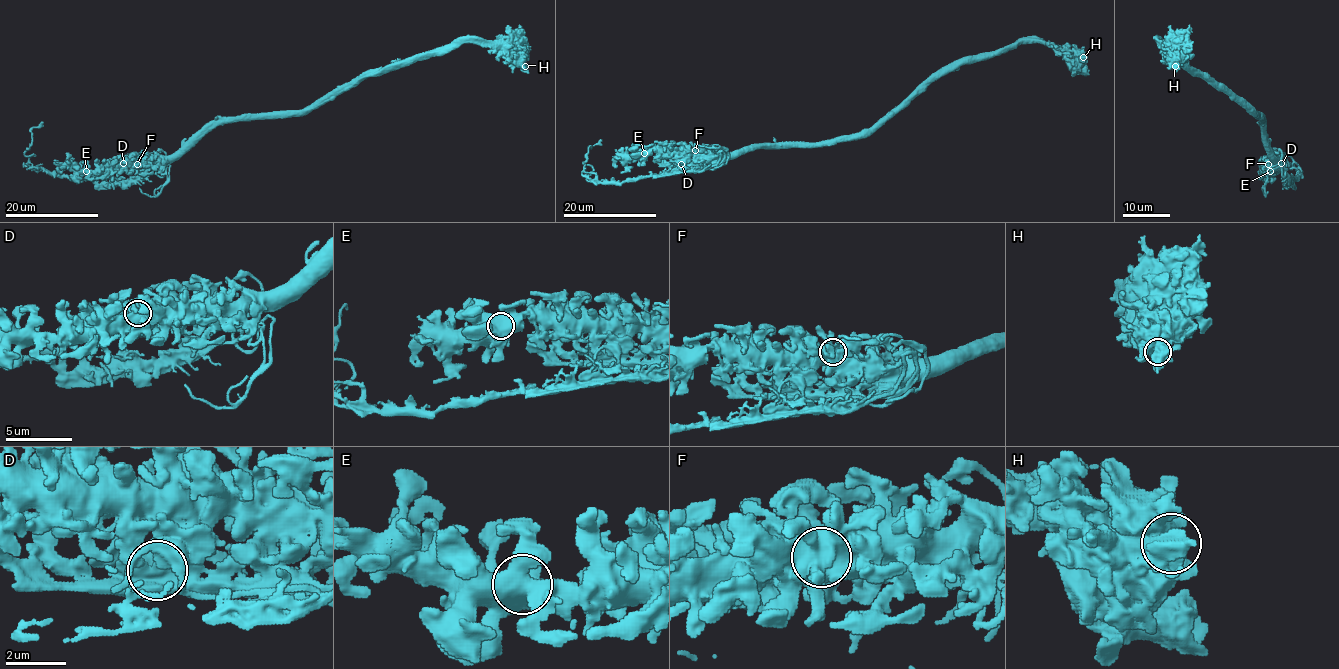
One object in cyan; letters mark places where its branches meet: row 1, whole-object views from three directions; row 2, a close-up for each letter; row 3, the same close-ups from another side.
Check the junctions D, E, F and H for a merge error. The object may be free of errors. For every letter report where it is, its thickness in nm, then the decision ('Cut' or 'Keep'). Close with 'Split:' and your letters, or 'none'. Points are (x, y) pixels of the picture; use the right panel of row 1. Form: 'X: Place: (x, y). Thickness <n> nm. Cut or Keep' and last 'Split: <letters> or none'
D: Place: (1281, 163). Thickness 650 nm. Cut
E: Place: (1270, 171). Thickness 700 nm. Keep
F: Place: (1268, 164). Thickness 550 nm. Keep
H: Place: (1175, 66). Thickness 600 nm. Keep
Split: D

